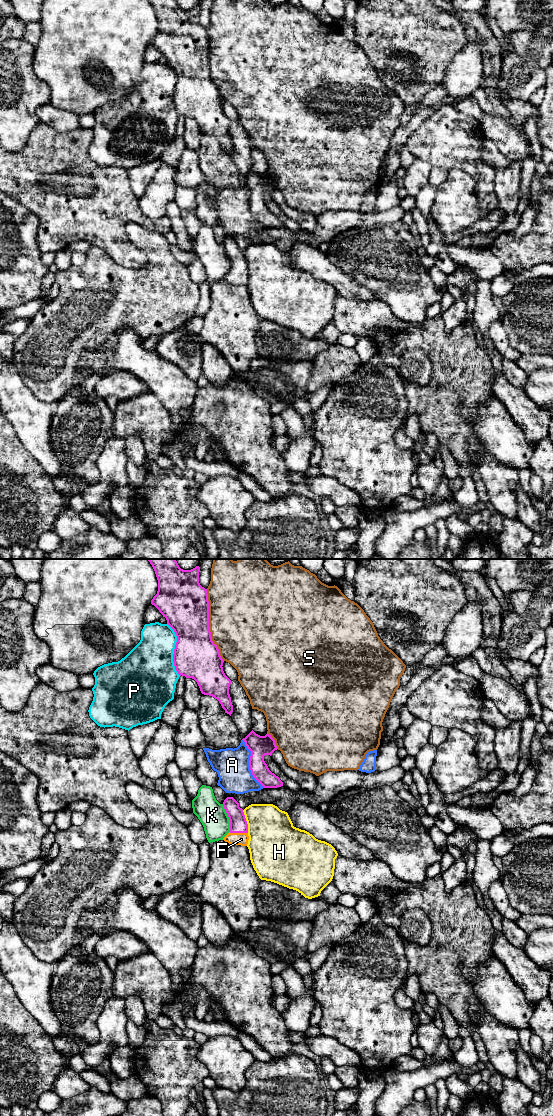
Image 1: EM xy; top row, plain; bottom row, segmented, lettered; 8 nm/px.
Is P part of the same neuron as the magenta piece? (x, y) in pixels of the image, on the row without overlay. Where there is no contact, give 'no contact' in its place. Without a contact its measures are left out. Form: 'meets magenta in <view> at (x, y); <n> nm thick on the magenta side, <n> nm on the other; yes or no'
meets magenta in xy at (174, 89); 360 nm thick on the magenta side, 400 nm on the other; no

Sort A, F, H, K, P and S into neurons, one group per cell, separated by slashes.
A / F / H / K / P / S

